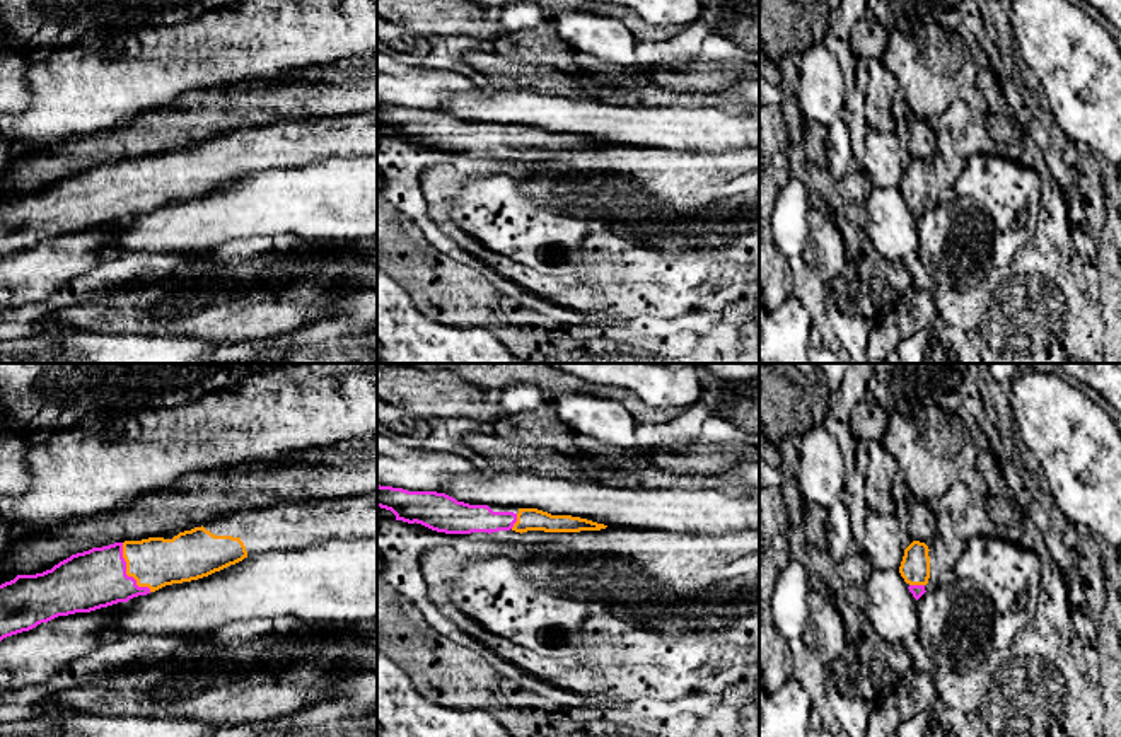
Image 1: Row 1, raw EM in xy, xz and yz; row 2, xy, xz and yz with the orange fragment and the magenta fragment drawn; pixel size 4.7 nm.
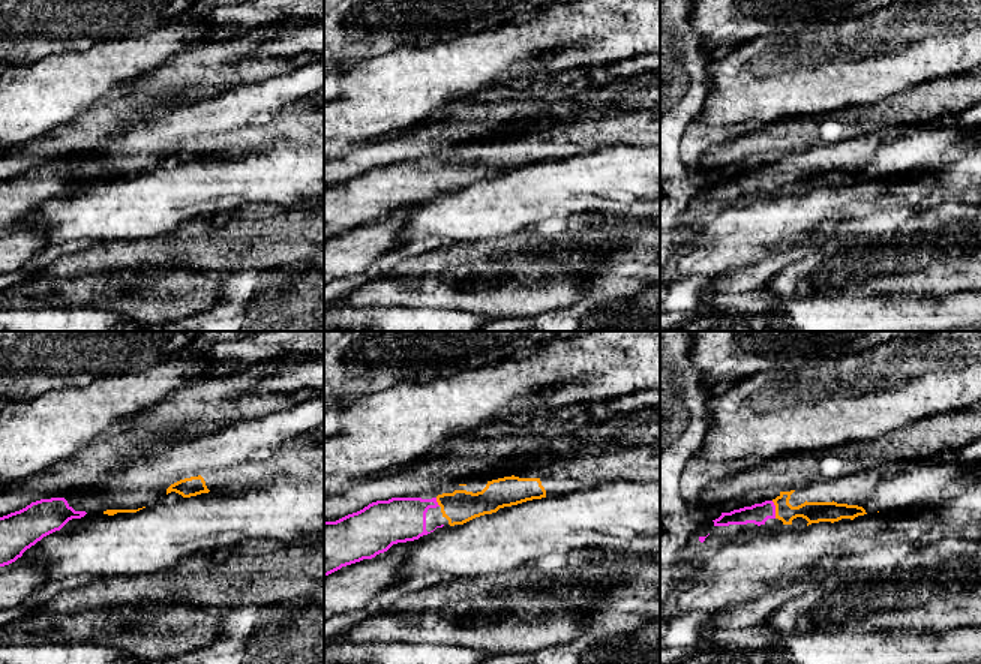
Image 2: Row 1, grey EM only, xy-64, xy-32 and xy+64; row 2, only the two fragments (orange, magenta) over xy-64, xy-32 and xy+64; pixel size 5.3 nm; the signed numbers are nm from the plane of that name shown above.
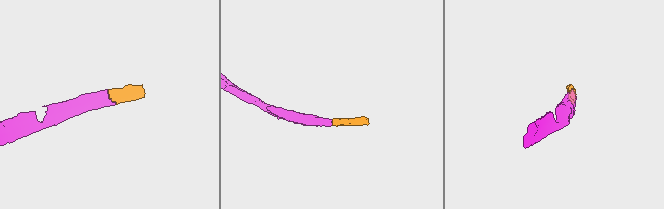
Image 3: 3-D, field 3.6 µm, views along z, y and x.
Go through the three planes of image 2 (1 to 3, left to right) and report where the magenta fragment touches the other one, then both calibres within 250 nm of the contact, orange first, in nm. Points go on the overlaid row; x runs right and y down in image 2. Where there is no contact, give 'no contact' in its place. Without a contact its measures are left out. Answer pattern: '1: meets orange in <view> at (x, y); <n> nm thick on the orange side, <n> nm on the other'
1: no contact
2: meets orange in xy-32 at (437, 501); 180 nm thick on the orange side, 240 nm on the other
3: meets orange in xy+64 at (776, 510); 110 nm thick on the orange side, 110 nm on the other

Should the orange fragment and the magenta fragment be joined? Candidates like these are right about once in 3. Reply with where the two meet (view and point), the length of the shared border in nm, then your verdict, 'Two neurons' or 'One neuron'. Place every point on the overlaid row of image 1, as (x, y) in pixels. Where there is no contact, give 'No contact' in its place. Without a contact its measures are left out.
Touches orange at xy (127, 572). Shared border 280 nm. One neuron

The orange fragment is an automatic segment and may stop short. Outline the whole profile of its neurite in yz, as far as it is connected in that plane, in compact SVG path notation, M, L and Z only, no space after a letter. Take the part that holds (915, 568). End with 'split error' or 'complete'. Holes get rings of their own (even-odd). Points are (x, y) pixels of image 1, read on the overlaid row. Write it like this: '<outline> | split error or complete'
M913 541L906 549L899 566L899 573L909 585L909 592L918 601L926 590L925 585L930 578L930 556L928 546L920 541Z | split error

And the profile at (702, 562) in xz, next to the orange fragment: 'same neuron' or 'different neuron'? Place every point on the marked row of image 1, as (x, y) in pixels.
different neuron

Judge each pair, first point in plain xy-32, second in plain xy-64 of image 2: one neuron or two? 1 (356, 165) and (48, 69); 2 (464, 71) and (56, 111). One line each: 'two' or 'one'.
1: two
2: one

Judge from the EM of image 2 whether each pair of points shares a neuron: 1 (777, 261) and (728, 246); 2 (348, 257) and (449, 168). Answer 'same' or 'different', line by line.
1: different
2: different

